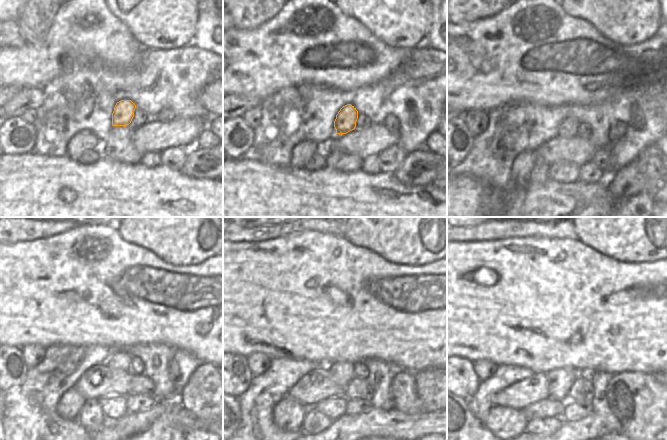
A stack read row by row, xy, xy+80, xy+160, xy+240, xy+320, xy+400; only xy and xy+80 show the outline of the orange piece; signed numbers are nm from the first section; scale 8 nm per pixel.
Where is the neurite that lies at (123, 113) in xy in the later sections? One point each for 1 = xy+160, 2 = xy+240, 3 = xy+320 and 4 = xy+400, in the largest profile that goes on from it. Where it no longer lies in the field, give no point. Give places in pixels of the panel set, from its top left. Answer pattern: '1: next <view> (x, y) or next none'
1: next xy+160 (568, 127)
2: next xy+240 (120, 360)
3: next xy+320 (341, 372)
4: next xy+400 (560, 380)

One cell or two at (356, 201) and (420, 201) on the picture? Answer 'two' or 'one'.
one

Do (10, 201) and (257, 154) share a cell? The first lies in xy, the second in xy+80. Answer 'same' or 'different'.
different

